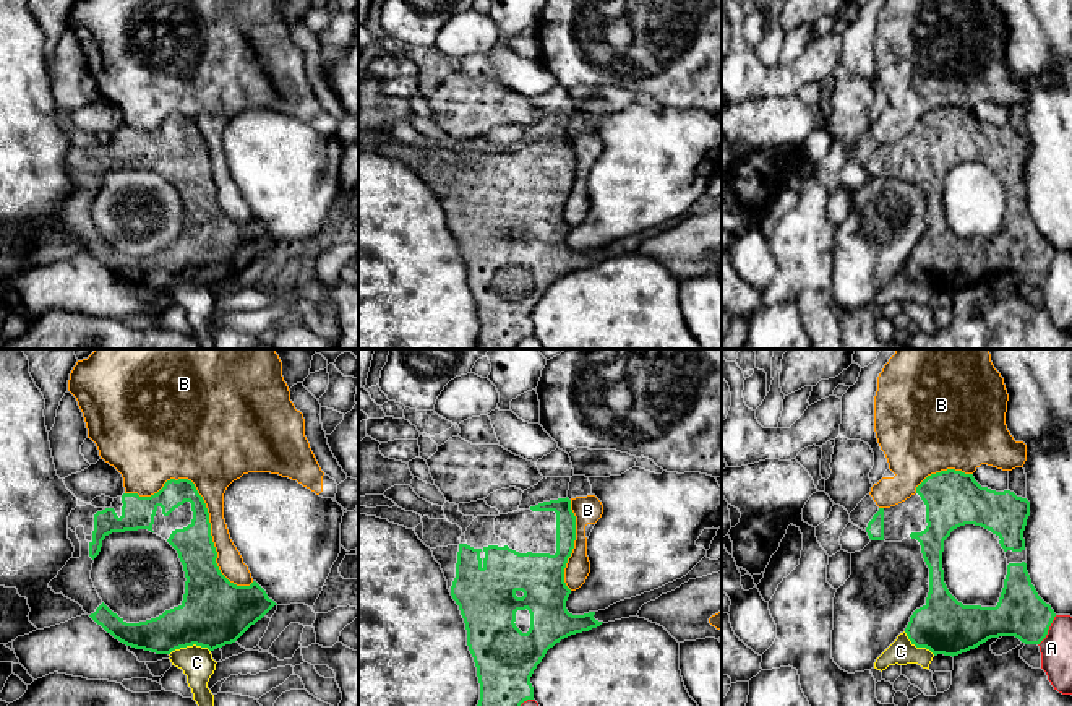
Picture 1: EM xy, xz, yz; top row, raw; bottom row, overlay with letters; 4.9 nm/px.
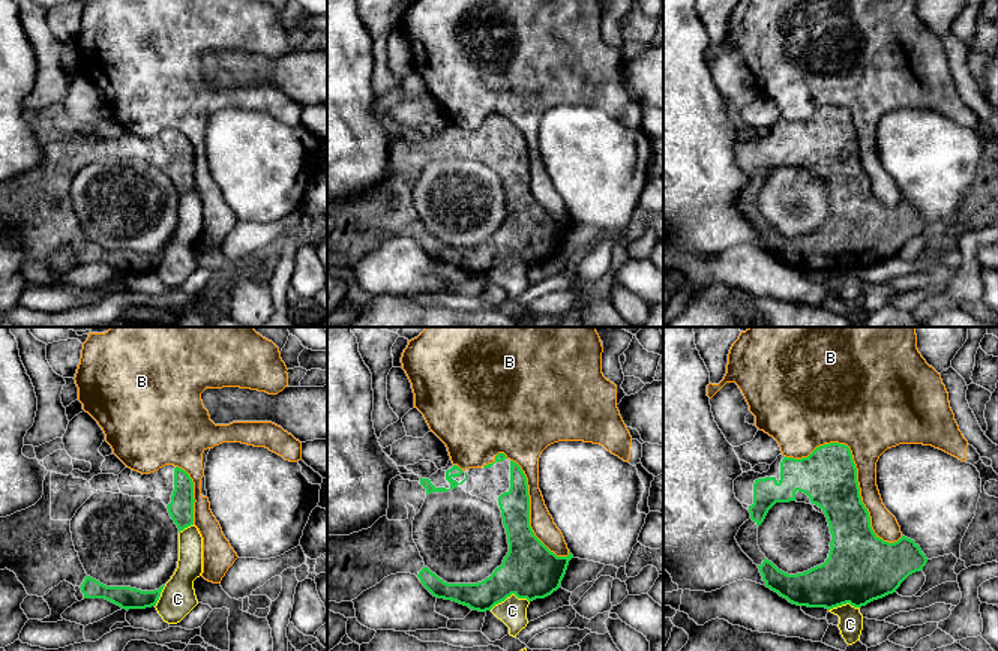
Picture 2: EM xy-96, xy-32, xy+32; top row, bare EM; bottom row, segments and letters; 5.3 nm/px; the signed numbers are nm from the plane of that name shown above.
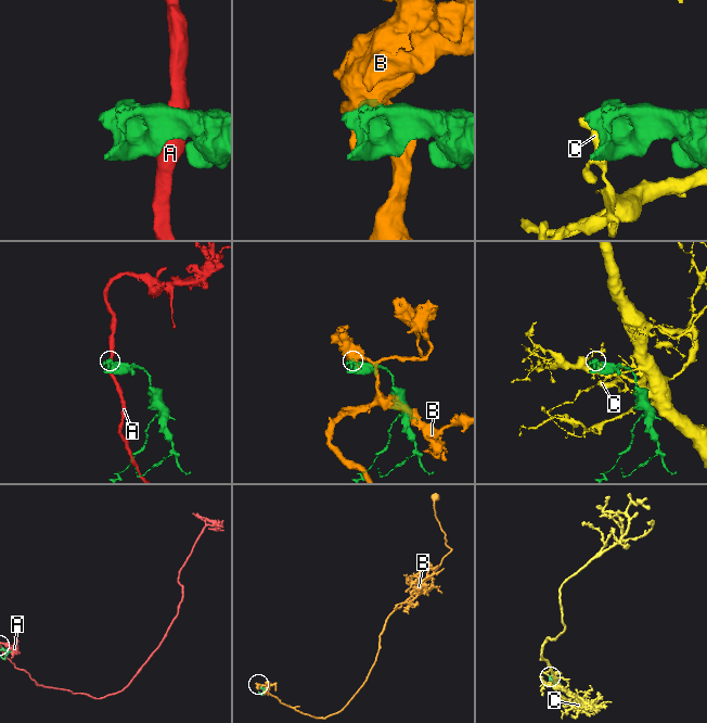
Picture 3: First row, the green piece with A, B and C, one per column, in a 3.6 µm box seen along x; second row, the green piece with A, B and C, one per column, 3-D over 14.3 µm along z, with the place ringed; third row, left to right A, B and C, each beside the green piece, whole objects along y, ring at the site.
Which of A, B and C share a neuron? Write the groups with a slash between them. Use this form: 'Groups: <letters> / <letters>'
Groups: A / B / C

